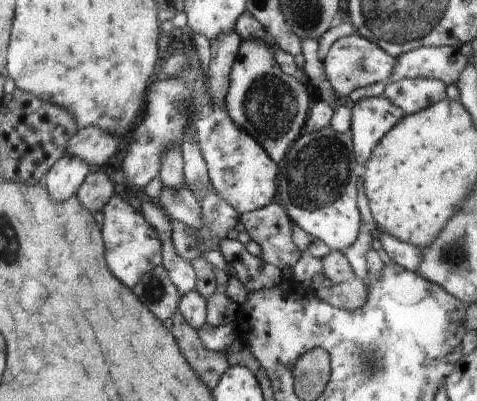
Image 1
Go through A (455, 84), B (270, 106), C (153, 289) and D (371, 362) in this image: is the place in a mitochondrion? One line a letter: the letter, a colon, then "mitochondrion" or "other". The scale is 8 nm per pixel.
A: other
B: mitochondrion
C: mitochondrion
D: mitochondrion

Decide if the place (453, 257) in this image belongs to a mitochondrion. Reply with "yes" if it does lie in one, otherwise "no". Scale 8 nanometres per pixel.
yes

